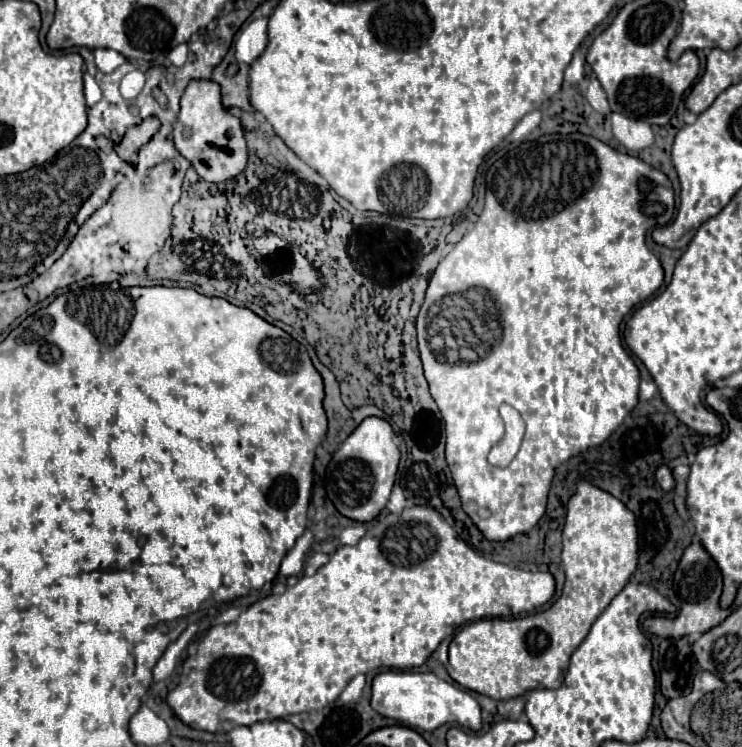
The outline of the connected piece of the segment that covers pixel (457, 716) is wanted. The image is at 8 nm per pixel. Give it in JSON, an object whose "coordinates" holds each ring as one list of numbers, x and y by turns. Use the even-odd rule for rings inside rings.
{"coordinates":[[383,671,377,673,371,683,371,707,387,717,395,719,405,727,435,731,445,723,459,723,471,731,481,729,481,709,479,703,461,687,455,687,433,673,413,673,413,671]]}

